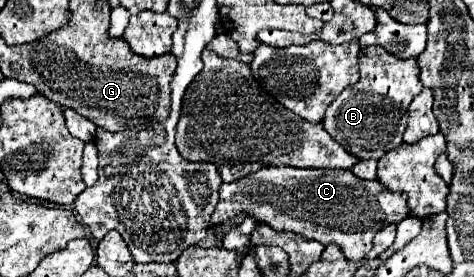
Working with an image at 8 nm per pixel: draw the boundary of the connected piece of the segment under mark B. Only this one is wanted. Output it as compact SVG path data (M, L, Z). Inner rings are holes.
M367 46L359 52L359 72L359 82L345 88L331 102L321 124L349 154L357 156L359 160L379 160L389 150L403 144L407 106L423 88L419 84L419 68L413 58L401 60L383 46Z

